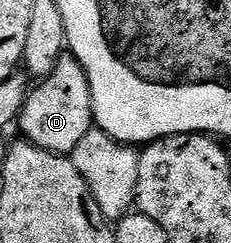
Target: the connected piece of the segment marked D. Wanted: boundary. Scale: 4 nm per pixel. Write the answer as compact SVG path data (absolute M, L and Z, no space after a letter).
M72 53L62 54L53 71L40 79L25 95L19 119L20 126L20 137L24 141L52 154L66 156L72 155L75 144L79 144L79 140L83 140L83 136L87 136L87 132L94 129L89 77Z

